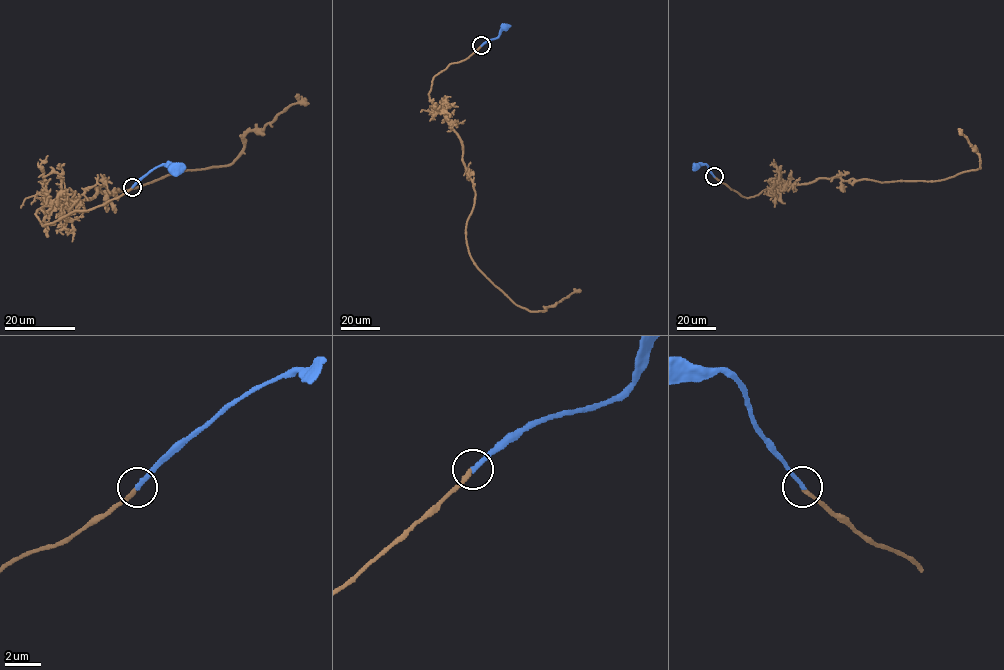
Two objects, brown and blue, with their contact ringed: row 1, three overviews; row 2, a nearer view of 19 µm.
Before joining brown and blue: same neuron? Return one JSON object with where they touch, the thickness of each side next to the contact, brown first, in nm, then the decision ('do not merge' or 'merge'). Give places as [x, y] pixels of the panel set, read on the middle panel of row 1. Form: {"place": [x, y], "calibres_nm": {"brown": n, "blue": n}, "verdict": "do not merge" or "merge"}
{"place": [481, 45], "calibres_nm": {"brown": 220, "blue": 240}, "verdict": "merge"}

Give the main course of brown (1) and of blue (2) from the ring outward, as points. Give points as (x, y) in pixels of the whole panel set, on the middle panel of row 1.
1: (481, 45), (434, 77), (428, 94), (460, 141), (475, 192), (469, 255), (531, 311), (579, 289)
2: (481, 45), (498, 36), (506, 27)

